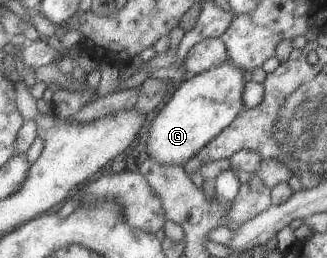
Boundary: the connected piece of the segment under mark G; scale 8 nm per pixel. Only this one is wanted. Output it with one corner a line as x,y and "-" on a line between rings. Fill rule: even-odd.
231,60
176,84
148,128
147,156
161,165
186,164
188,158
218,136
242,111
243,72

